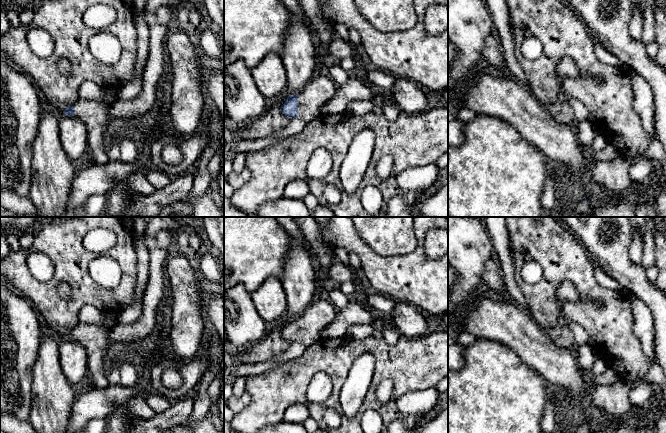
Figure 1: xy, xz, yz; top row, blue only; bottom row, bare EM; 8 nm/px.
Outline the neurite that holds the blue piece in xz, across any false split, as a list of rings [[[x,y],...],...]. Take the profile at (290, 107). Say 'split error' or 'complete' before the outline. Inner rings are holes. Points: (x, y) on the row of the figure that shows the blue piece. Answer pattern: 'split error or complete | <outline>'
split error | [[[318,71],[301,92],[287,97],[281,111],[291,119],[311,122],[321,114],[320,108],[334,97],[336,91],[337,85],[328,74]]]

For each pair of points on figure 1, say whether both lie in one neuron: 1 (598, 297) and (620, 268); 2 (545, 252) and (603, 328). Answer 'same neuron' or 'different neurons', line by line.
1: different neurons
2: same neuron

